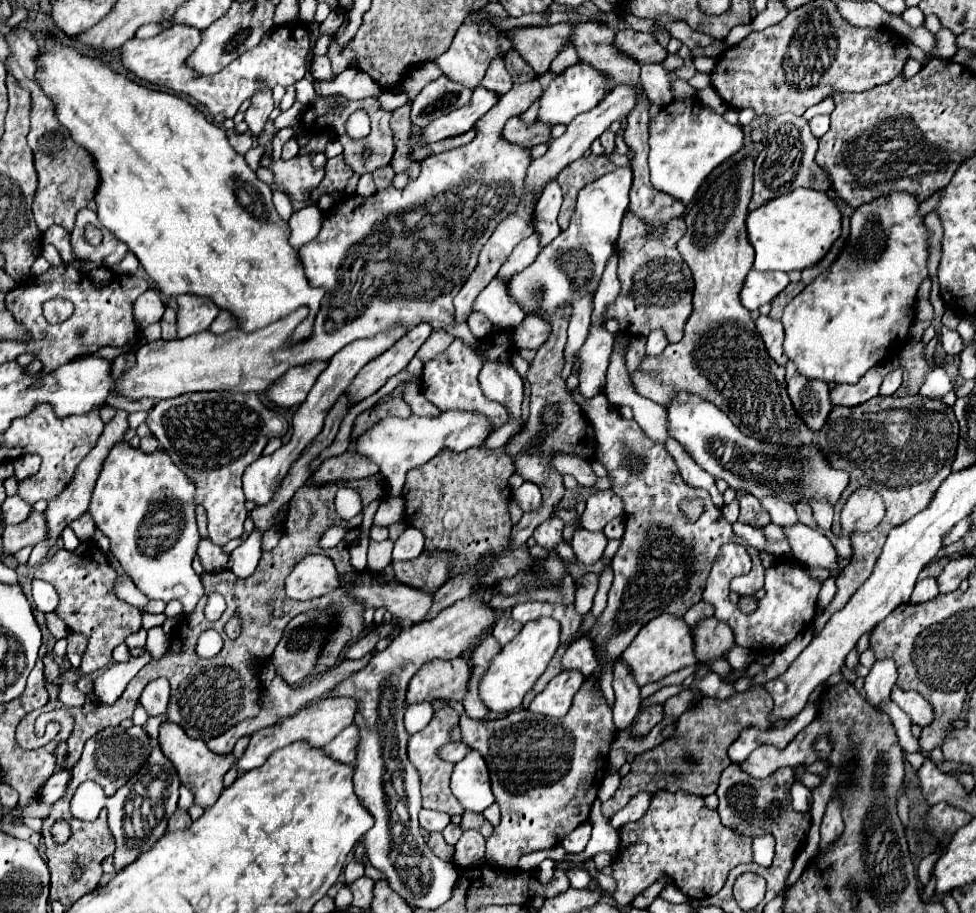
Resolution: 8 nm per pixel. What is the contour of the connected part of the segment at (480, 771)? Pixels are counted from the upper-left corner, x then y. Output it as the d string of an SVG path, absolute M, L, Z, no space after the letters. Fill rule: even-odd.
M472 750L464 760L454 766L452 772L452 792L466 810L484 812L494 802L490 790L488 766L476 750Z

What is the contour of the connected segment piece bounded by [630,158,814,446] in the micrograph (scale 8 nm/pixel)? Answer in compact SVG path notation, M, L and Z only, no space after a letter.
M752 158L742 160L738 166L726 170L716 182L712 182L706 194L690 206L686 214L688 230L686 236L678 242L678 250L694 276L694 298L692 298L694 310L684 326L684 338L678 344L668 344L658 358L646 356L642 366L630 378L642 396L654 400L664 408L670 406L674 394L686 390L718 406L746 436L778 446L810 446L814 430L806 426L806 422L796 414L792 406L784 380L786 368L770 358L764 340L758 334L754 320L750 318L750 310L744 308L740 302L740 290L744 286L744 278L754 264L754 248L746 238L746 224L744 224L748 214L748 202L752 198L752 168L754 168Z

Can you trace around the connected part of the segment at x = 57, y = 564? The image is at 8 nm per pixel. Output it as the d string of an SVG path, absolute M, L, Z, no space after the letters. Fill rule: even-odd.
M82 540L74 552L66 548L58 550L50 560L36 568L34 578L46 580L56 588L60 596L56 614L66 622L70 632L84 634L88 638L88 646L78 668L84 676L108 666L112 662L112 650L122 644L126 636L142 628L142 612L114 594L118 572L92 540Z

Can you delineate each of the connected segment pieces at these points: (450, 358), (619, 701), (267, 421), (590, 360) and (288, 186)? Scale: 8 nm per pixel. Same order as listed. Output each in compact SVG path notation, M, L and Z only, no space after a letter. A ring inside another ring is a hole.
M500 330L500 332L492 332L492 334L496 334L496 336L480 340L478 348L472 348L466 342L462 342L460 338L456 338L452 342L452 346L446 350L446 354L440 354L440 358L434 358L434 360L426 362L424 364L424 374L422 374L422 380L420 380L420 392L424 394L424 398L428 402L438 406L440 410L462 410L462 412L470 410L474 414L482 414L490 422L492 430L496 430L496 428L500 428L500 426L504 426L508 422L510 412L508 412L508 408L500 406L498 402L486 400L478 392L478 374L480 374L480 370L484 366L484 358L492 356L494 344L496 344L496 350L500 352L498 360L502 358L502 364L508 364L508 366L512 364L516 344L514 344L514 332Z
M618 658L614 662L614 692L616 692L616 702L614 702L614 724L624 730L634 716L638 714L640 708L640 686L634 680L634 674L630 668Z
M190 392L160 400L148 412L146 424L174 464L196 482L196 500L208 514L208 538L218 546L224 546L232 538L240 538L248 516L244 508L242 474L260 458L272 436L282 436L286 432L288 424L282 414L264 406L258 394ZM278 418L280 430L272 426L272 420L278 422Z
M592 326L590 334L584 342L584 346L578 352L578 358L582 358L580 368L580 390L584 398L592 398L594 394L602 392L606 384L606 368L610 364L614 336L602 328Z
M296 156L292 160L272 160L262 158L262 166L268 166L274 170L274 184L290 196L290 200L308 200L310 190L318 186L324 170L312 168L310 156Z

